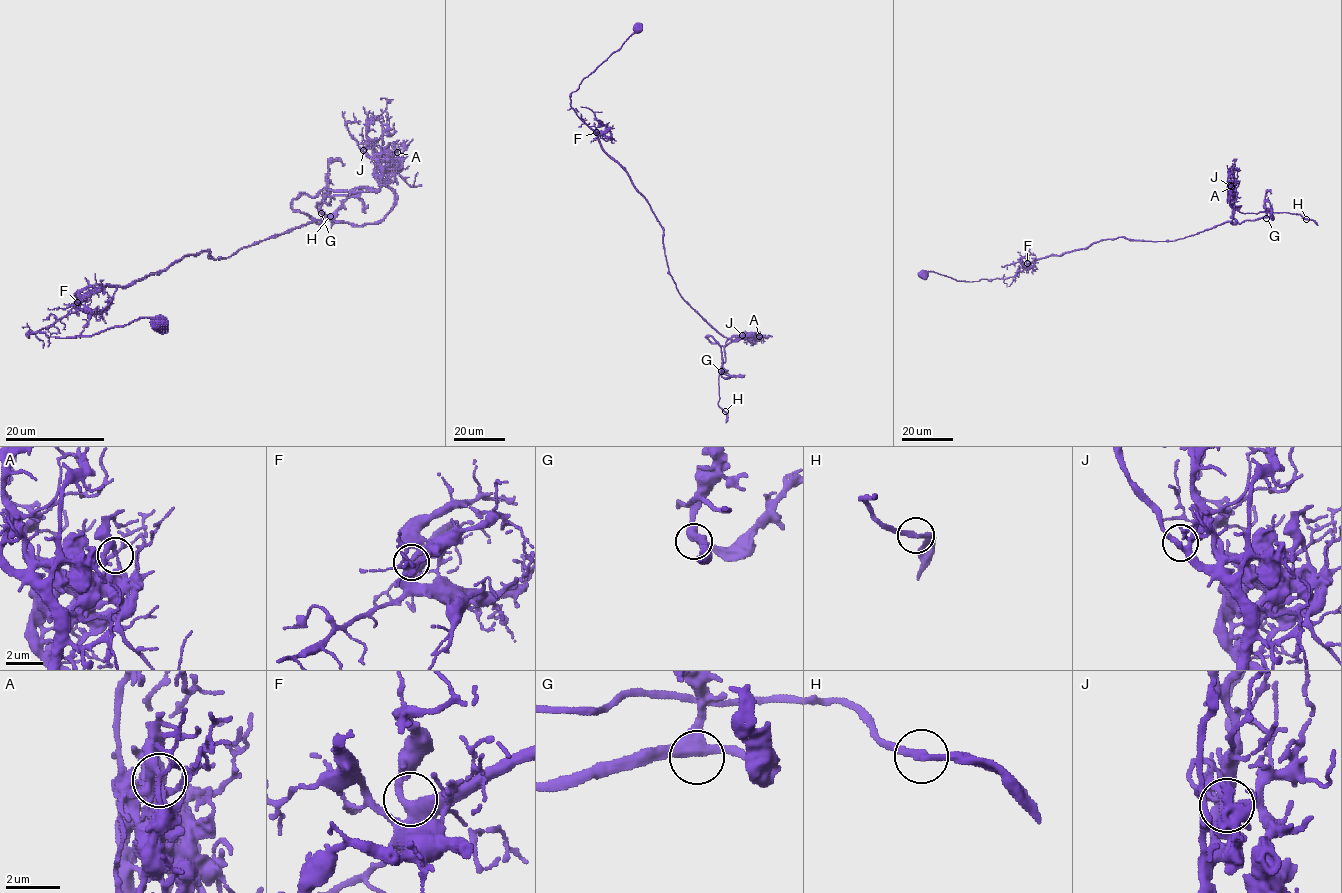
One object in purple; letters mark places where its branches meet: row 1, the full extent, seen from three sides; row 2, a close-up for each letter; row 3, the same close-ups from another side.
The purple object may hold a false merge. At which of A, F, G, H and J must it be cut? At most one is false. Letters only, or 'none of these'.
A

